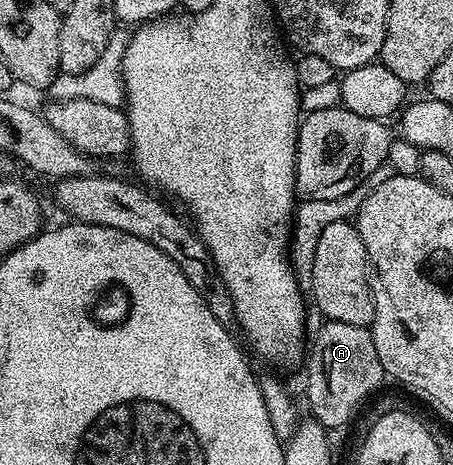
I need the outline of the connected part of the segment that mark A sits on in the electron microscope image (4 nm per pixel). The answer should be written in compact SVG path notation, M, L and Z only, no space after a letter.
M329 320L321 323L320 329L311 337L310 351L308 356L308 408L310 411L311 419L316 420L325 430L333 430L332 428L340 428L352 415L356 412L356 407L379 386L383 380L386 380L386 373L382 365L380 365L380 359L378 358L378 350L374 350L374 342L372 341L372 334L368 328L362 326L346 326L346 322L334 322Z

